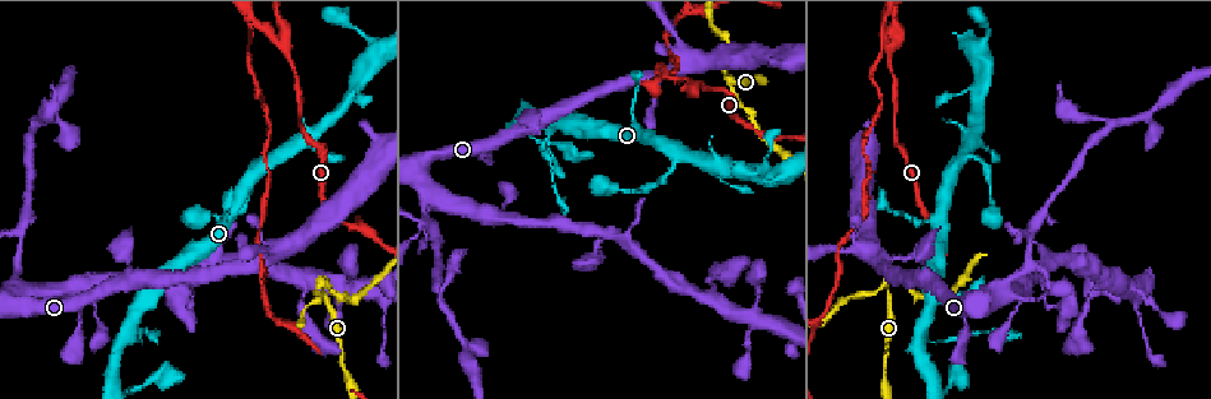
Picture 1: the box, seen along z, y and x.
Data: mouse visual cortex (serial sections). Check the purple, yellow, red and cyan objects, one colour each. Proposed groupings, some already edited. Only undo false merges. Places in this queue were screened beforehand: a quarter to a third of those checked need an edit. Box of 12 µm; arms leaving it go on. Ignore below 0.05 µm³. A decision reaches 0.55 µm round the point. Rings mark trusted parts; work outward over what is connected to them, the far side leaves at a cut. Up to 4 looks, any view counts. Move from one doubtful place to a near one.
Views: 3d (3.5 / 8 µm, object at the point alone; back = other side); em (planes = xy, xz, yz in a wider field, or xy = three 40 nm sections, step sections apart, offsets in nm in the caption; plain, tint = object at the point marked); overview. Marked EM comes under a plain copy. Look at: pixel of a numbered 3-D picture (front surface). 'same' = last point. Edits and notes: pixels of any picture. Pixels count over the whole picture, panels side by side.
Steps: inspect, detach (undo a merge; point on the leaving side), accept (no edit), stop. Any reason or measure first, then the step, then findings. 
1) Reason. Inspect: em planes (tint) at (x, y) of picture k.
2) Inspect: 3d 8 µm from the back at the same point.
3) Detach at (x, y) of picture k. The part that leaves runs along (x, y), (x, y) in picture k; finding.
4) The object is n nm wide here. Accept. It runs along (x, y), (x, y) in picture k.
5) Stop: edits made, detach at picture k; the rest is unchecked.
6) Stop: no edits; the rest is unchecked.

Narrows sharply. Inspect: 3d 3.5 µm at (343, 365) of picture 1.

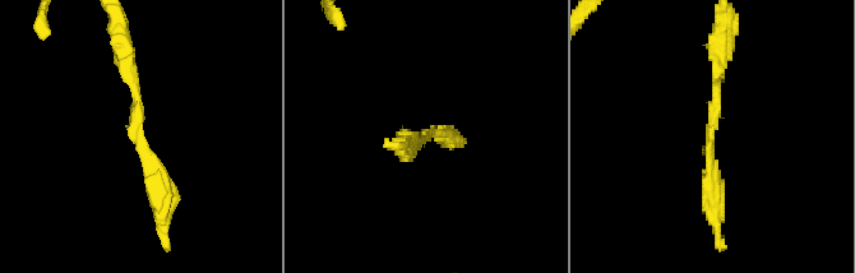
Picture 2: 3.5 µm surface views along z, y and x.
Now the EM. Inspect: em xy step 1 (tint) at (134, 131) of picture 2.

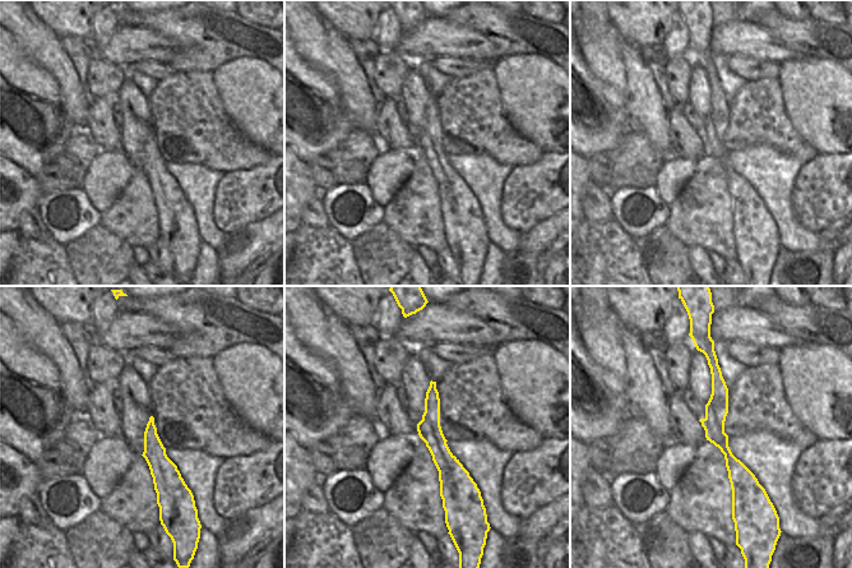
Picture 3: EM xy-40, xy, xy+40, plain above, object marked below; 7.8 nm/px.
Accept. It runs along (712, 363), (736, 492) in picture 3; all the same cell.

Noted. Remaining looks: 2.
Three arms meet. Inspect: 3d 3.5 µm at (286, 39) of picture 1.

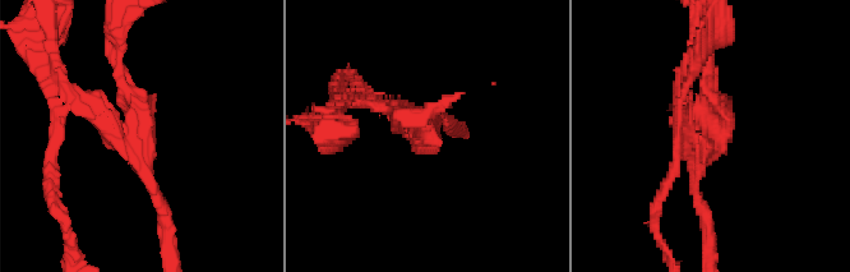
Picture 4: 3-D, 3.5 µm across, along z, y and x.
3 arms meet here; the arms are 150, 150, 200 nm wide. Inspect: em xy step 5 (tint) at (699, 141) of picture 4.

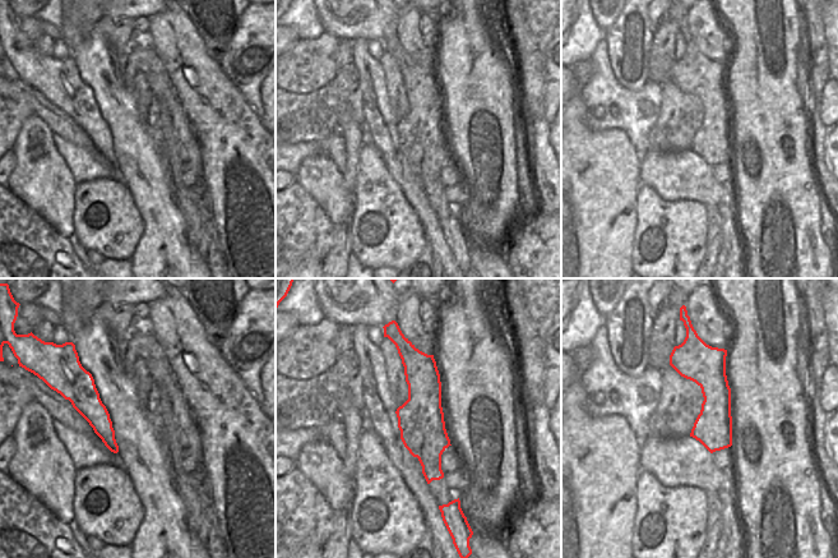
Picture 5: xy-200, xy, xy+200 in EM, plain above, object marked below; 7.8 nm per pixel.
The object is 360 nm wide here. Detach at (83, 111) of picture 4. The part that leaves runs along (121, 136), (70, 100), (50, 158) in picture 4; two cells meet here.

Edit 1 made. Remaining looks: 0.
Stop: edits made, detach at picture 4; the rest is unchecked.

